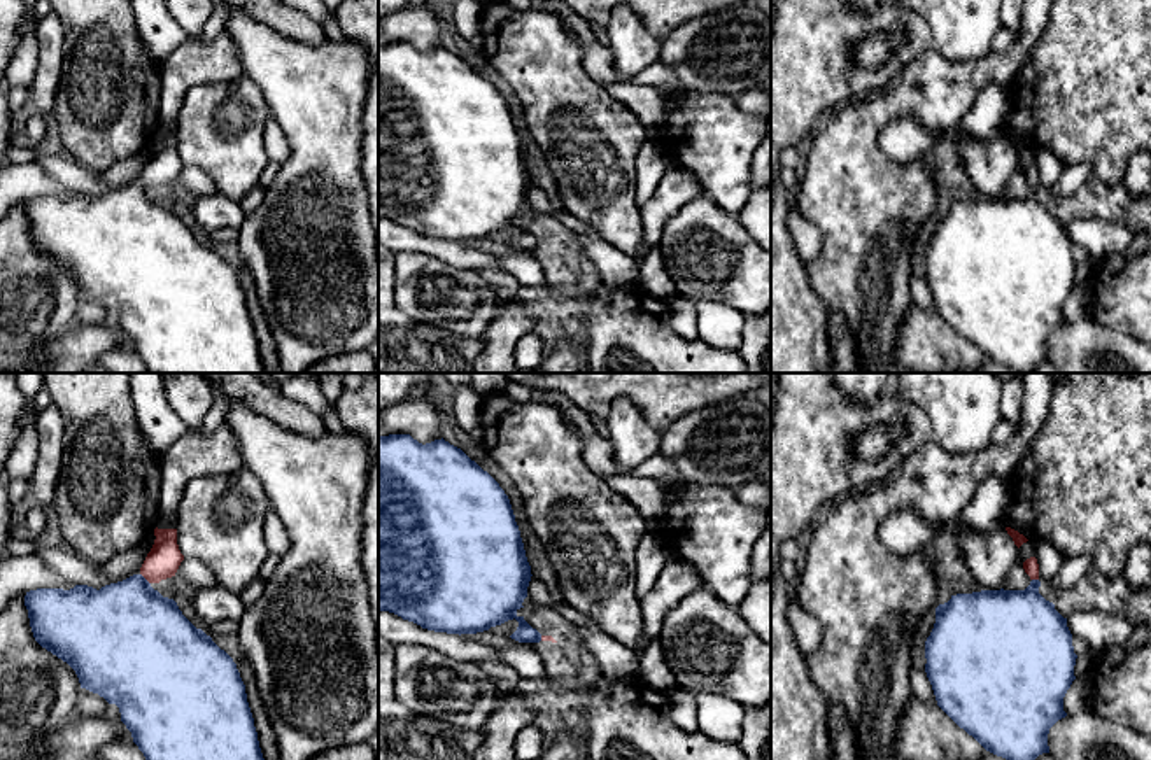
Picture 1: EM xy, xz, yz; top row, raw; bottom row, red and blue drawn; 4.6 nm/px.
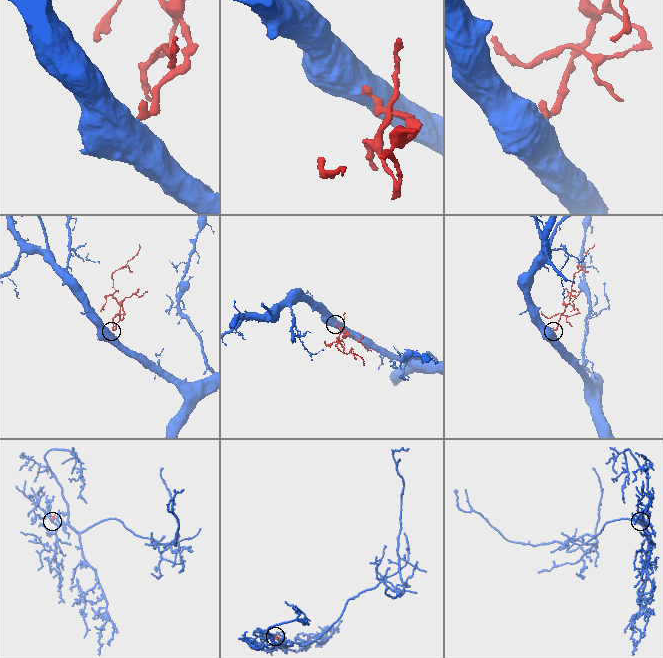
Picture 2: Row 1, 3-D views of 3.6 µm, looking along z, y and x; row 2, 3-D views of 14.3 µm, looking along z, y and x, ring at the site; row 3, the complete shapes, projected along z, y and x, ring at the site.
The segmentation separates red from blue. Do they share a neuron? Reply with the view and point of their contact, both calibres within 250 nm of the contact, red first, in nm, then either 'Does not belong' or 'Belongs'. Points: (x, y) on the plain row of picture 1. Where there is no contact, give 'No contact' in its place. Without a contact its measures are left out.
Touches red at xy (144, 184). Thickness 150 nm (red) against 420 nm. Belongs

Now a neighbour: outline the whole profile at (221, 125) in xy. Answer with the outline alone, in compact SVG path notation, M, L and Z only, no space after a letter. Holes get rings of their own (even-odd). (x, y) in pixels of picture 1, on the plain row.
M249 75L193 86L177 114L177 152L184 166L205 170L217 194L240 201L258 189L268 163L268 103Z

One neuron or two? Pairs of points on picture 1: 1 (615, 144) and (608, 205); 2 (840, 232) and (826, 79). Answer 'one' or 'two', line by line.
1: one
2: two

